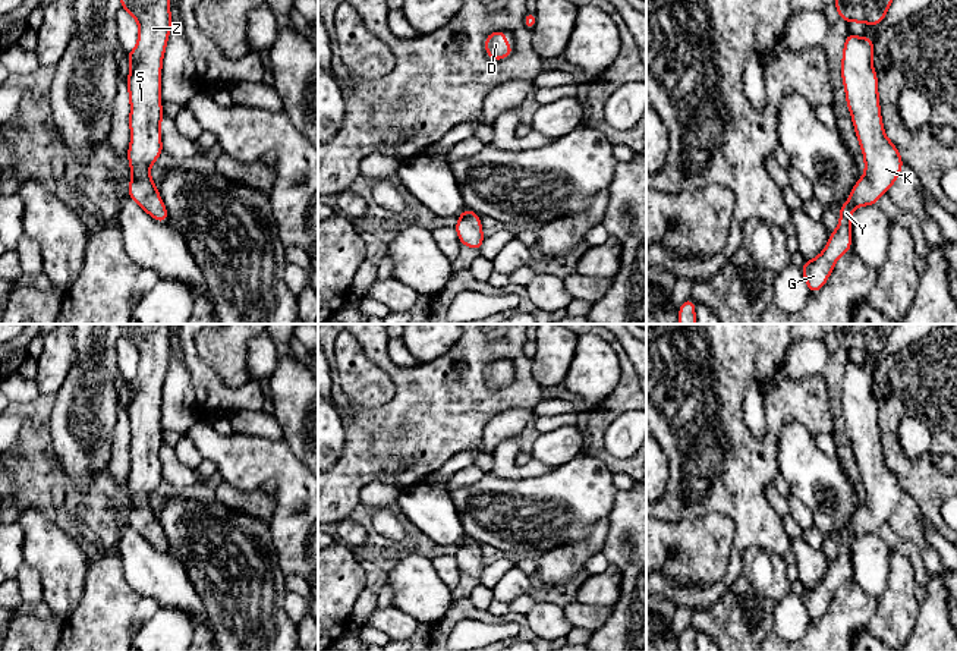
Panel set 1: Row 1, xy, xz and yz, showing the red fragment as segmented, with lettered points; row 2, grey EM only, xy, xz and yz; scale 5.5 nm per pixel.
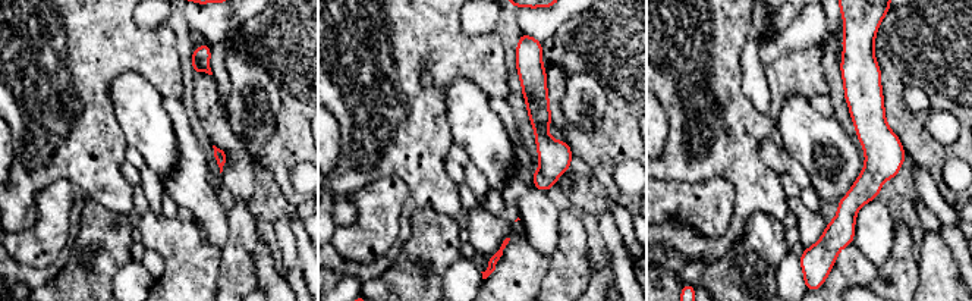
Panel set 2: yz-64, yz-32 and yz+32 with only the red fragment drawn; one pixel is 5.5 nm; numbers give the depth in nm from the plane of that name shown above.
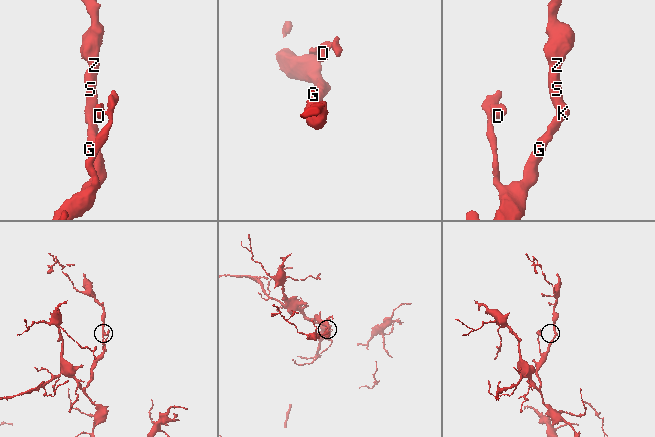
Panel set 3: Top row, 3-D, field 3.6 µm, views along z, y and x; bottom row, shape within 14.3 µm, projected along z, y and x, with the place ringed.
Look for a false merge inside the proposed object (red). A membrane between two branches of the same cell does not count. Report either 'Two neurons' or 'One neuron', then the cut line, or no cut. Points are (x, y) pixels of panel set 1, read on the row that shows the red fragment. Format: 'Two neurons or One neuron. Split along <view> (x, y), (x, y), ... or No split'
One neuron. No split

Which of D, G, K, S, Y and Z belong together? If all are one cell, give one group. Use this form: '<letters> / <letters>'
D G K S Y Z

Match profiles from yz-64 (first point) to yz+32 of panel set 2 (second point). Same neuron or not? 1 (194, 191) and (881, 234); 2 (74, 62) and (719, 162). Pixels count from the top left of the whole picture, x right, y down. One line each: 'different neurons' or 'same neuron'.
1: same neuron
2: same neuron

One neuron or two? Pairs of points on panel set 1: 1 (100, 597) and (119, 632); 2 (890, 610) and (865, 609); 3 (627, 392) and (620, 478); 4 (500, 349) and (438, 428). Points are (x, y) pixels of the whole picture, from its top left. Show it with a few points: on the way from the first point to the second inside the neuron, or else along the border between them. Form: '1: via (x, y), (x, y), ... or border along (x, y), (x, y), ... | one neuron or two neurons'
1: via (107, 606), (107, 620), (110, 623) | one neuron
2: border along (878, 600), (877, 610), (865, 626) | two neurons
3: border along (613, 472), (626, 472), (630, 477) | two neurons
4: via (478, 362), (441, 406) | one neuron

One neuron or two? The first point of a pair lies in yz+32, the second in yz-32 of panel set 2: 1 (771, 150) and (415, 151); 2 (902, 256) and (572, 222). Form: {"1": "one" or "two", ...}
{"1": "two", "2": "one"}

